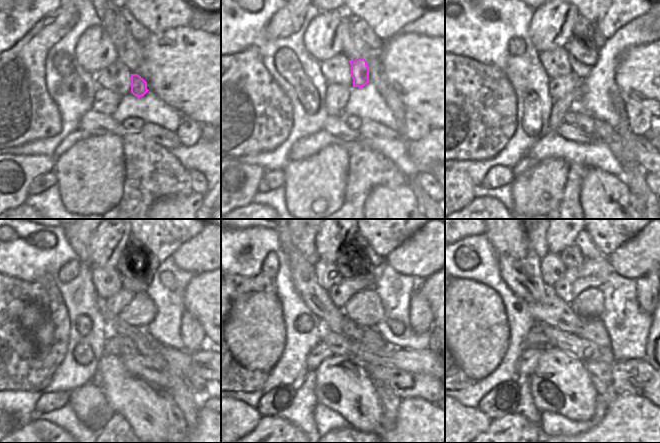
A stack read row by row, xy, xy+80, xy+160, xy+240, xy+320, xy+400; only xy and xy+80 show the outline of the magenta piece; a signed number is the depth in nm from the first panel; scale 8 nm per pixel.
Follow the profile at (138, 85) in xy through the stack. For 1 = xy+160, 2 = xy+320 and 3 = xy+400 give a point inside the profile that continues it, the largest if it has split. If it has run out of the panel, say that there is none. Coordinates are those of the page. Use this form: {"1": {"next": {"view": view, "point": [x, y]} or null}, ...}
{"1": {"next": {"view": "xy+160", "point": [582, 56]}}, "2": {"next": {"view": "xy+320", "point": [350, 260]}}, "3": {"next": {"view": "xy+400", "point": [571, 257]}}}

